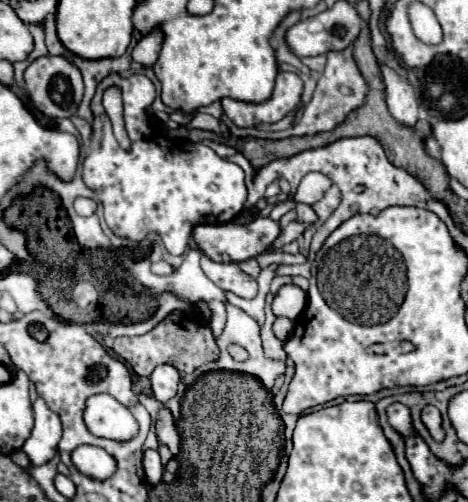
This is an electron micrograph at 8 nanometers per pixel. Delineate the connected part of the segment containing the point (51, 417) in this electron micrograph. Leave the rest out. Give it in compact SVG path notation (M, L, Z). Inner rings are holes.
M38 397L32 407L34 407L34 427L22 451L30 457L30 465L44 465L58 453L62 423L60 417L44 403L42 397Z

